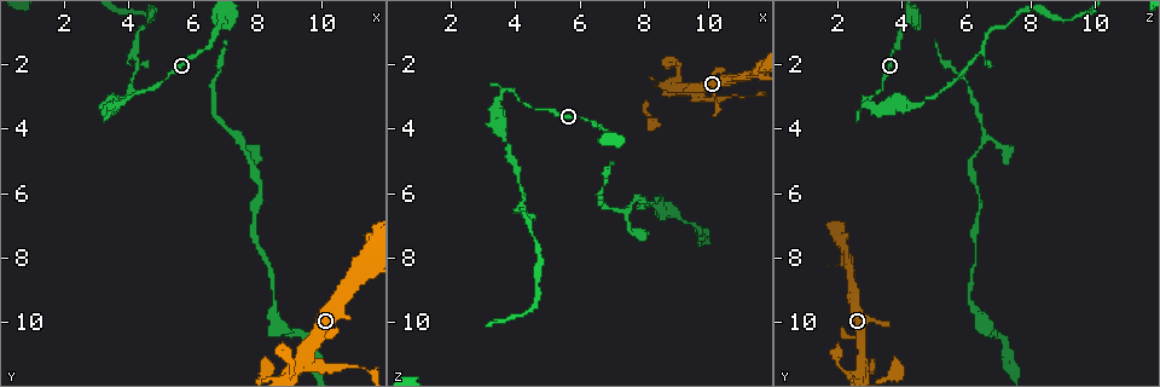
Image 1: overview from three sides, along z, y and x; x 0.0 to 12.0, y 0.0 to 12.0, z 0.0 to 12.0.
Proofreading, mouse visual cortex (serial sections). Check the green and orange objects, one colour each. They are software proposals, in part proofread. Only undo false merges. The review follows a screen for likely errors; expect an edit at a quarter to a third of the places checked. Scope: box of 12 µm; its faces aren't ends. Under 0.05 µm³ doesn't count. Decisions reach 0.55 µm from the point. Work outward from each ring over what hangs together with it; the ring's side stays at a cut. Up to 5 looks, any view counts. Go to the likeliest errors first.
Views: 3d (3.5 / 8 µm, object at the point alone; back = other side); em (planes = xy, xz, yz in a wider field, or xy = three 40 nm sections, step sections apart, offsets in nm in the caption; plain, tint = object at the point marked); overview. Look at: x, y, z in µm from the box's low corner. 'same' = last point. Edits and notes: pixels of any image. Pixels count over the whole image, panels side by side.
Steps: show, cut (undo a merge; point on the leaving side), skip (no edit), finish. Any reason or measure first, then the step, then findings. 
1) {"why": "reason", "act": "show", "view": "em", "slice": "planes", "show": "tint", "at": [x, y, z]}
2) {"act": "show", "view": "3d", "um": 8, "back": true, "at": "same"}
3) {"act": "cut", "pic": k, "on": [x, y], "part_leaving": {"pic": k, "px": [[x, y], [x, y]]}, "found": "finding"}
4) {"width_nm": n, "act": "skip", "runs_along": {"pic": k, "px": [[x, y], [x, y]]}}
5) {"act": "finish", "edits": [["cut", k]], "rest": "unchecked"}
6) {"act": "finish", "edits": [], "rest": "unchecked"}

{"why": "sudden change in width", "act": "show", "view": "3d", "um": 3.5, "at": [9.5, 11.1, 2.7]}

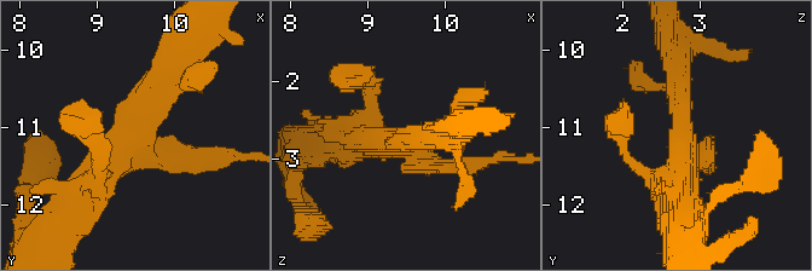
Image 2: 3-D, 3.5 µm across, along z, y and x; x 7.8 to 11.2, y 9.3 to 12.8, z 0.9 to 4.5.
{"why": "need the tissue", "act": "show", "view": "em", "slice": "xy", "step": 5, "show": "tint", "at": [9.40, 11.20, 2.80]}

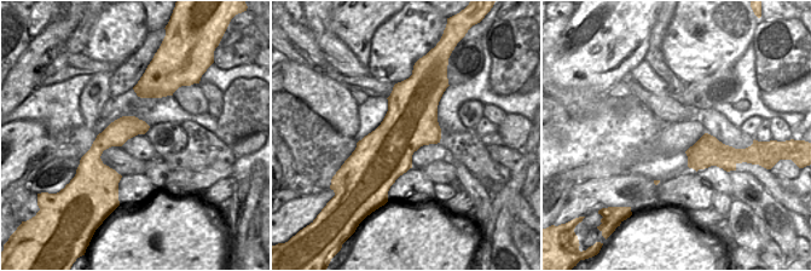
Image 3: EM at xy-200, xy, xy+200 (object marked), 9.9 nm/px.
{"width_nm": 550, "act": "cut", "pic": 2, "on": [186, 149], "part_leaving": {"pic": 2, "px": [[137, 155], [253, 155]]}, "found": "two cells meet here"}

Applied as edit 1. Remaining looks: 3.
{"why": "see it whole again", "act": "show", "view": "overview"}

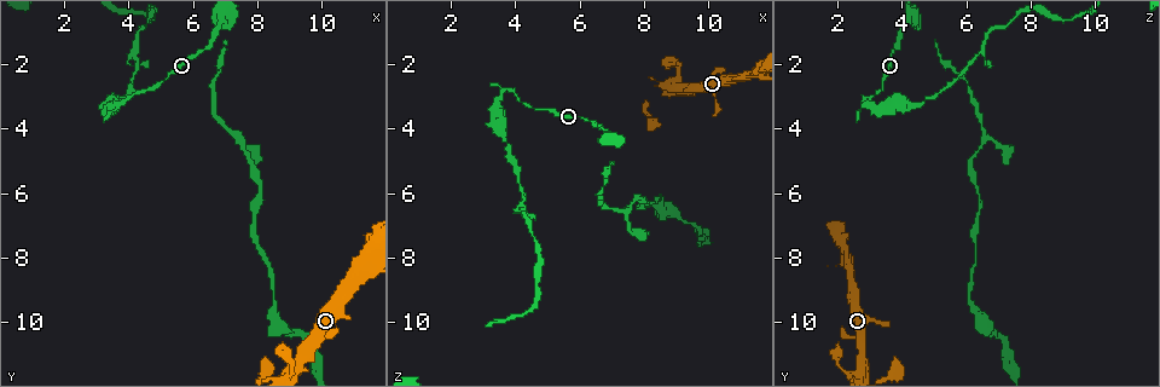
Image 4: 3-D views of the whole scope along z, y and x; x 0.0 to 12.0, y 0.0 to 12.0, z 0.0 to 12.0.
{"act": "show", "view": "3d", "um": 3.5, "at": [11.2, 8.2, 2.2]}

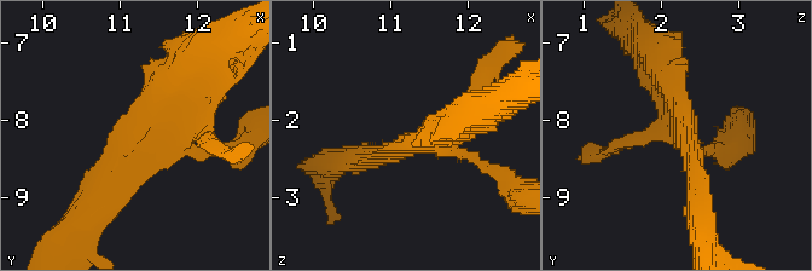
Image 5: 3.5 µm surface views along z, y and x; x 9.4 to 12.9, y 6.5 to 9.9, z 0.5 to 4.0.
{"act": "show", "view": "em", "slice": "xy", "step": 2, "show": "tint", "at": [11.25, 8.15, 2.30]}

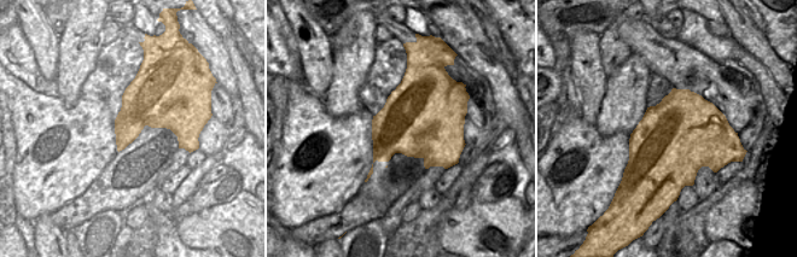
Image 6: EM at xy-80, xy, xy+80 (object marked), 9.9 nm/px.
{"act": "skip", "runs_along": {"pic": 5, "px": [[98, 197], [154, 97], [184, 67]]}, "found": "continuous, no second cell"}

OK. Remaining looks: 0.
{"act": "finish", "edits": [["cut", 2]], "rest": "unchecked"}

